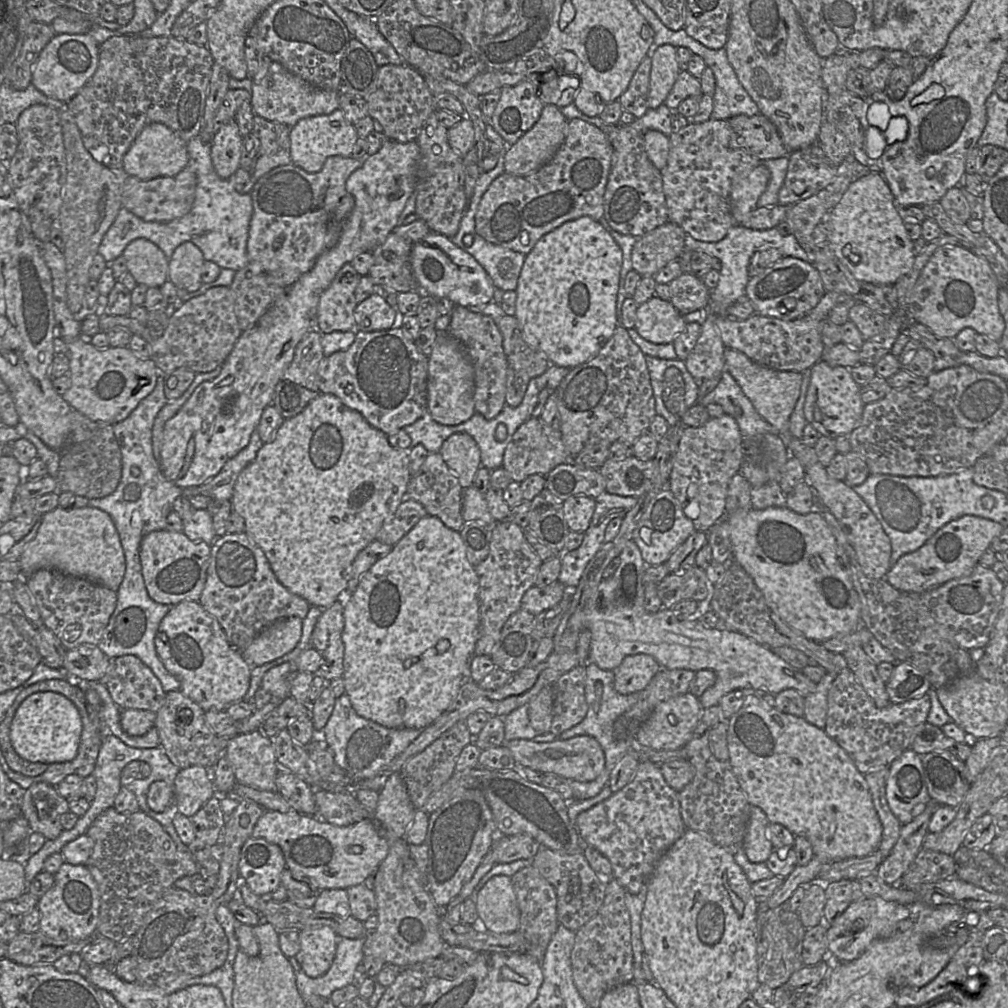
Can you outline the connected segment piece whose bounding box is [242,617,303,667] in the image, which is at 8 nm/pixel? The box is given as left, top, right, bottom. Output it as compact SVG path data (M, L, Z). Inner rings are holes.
M288 617L273 623L242 651L244 660L250 667L256 667L281 658L297 646L302 624L303 619L299 617Z

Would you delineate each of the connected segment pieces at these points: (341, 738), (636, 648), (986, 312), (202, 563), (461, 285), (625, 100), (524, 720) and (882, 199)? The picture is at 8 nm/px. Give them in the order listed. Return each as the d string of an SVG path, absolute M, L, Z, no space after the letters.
M344 692L336 698L334 709L321 734L321 739L333 755L335 763L354 782L383 775L388 765L422 732L422 729L386 728L376 722L359 716Z
M631 539L619 555L620 563L613 575L603 579L595 592L588 599L584 608L584 629L591 633L590 653L588 662L596 664L603 670L614 671L628 655L651 655L661 666L667 669L687 669L697 672L710 669L716 673L716 682L699 697L704 709L718 705L720 699L738 688L765 690L774 695L784 689L794 689L803 697L813 693L817 683L780 658L773 650L736 631L718 628L708 628L696 617L680 619L672 609L662 608L656 613L650 613L645 608L645 586L643 575L645 565L639 547Z
M946 244L934 251L921 271L908 297L908 313L941 338L954 339L962 329L972 328L999 341L1005 321L998 303L999 283L990 263L961 244Z
M153 531L140 544L140 562L147 592L152 600L169 606L201 597L211 557L211 544L193 541L183 532Z
M431 231L415 242L411 250L411 264L420 291L424 294L445 297L464 307L484 305L493 300L495 286L485 269L445 235Z
M646 56L636 69L628 88L618 99L623 111L630 112L636 118L642 117L648 110L651 67L651 56Z
M528 704L520 706L507 716L504 721L504 741L509 742L514 739L527 739L534 742L552 742L557 739L551 731L539 735L529 721Z
M870 171L867 175L852 181L839 202L821 222L826 225L831 249L857 280L878 285L894 285L912 269L916 256L914 241L907 233L906 220L881 172Z

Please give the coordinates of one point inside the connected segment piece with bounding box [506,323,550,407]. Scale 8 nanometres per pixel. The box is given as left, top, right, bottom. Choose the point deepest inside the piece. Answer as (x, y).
(523, 363)

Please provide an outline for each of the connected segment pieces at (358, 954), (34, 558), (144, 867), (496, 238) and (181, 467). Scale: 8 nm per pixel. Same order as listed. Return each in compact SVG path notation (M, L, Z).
M338 936L336 954L329 970L318 978L307 976L295 957L289 962L296 977L298 992L305 1000L311 995L319 995L324 999L332 992L349 984L357 983L357 967L364 959L363 944L365 939L349 939Z
M59 506L44 514L36 536L26 545L19 564L23 579L40 569L54 569L70 576L88 579L115 592L118 591L126 571L124 550L111 516L91 506L74 509Z
M110 807L96 817L86 835L94 841L93 851L86 866L97 883L100 896L96 934L116 943L135 935L146 914L178 879L197 873L204 879L208 878L206 870L195 861L192 849L179 850L162 825L141 810L133 813L120 813L114 807Z
M579 118L569 120L565 141L548 163L526 176L503 173L493 180L475 214L476 232L492 244L527 255L542 236L567 221L582 216L598 221L604 215L604 193L612 154L613 148L605 132Z
M387 139L377 153L367 156L363 165L349 176L346 190L354 197L355 206L337 244L321 254L314 266L293 283L253 327L242 333L223 363L221 373L213 380L201 383L180 410L166 422L159 462L166 479L181 488L200 486L216 476L229 459L248 445L263 410L273 402L275 387L293 360L298 343L310 330L317 330L316 315L323 292L345 264L351 263L364 252L372 252L399 225L399 216L416 189L419 154L417 141L400 143Z

